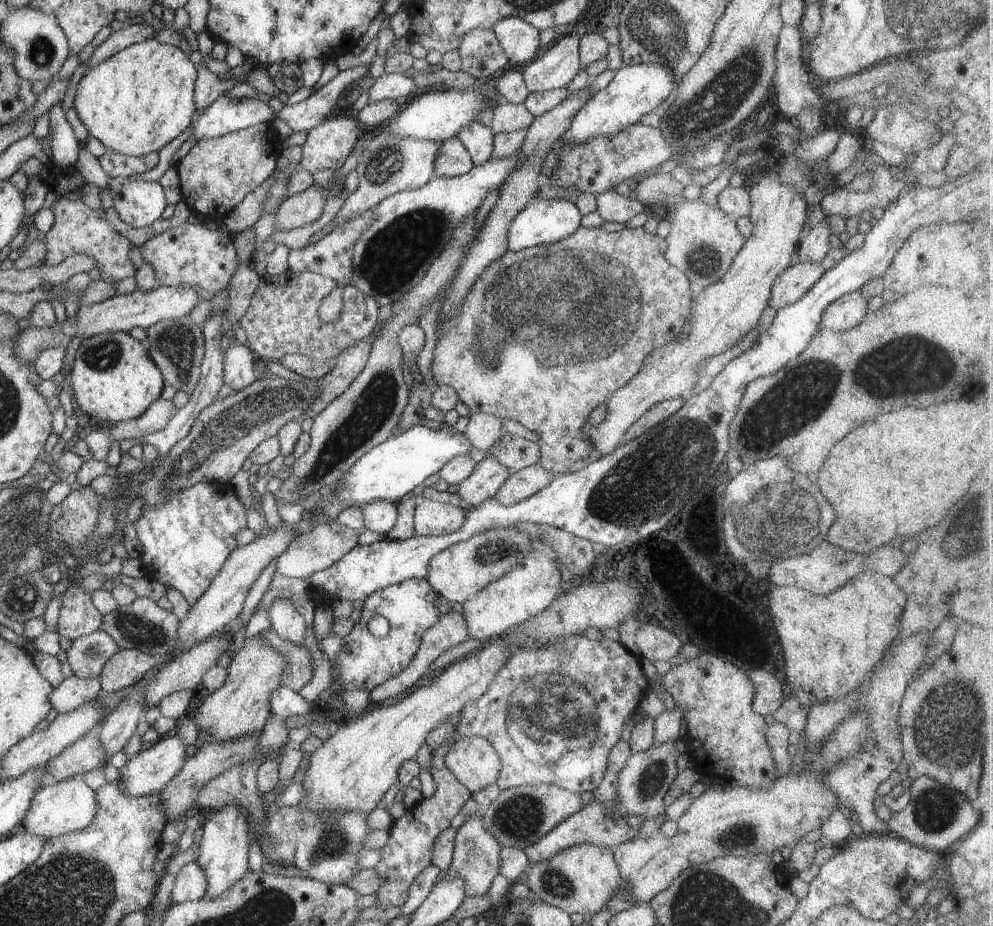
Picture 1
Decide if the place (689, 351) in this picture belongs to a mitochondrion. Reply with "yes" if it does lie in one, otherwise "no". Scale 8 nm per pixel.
no

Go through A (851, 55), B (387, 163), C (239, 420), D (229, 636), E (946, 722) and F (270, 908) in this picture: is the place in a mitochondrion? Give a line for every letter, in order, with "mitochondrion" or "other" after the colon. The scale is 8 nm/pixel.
A: other
B: mitochondrion
C: mitochondrion
D: other
E: mitochondrion
F: mitochondrion

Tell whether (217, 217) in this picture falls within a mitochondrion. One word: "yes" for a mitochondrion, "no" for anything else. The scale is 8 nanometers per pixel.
no

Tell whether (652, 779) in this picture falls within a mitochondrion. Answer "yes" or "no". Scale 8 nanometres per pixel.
yes

